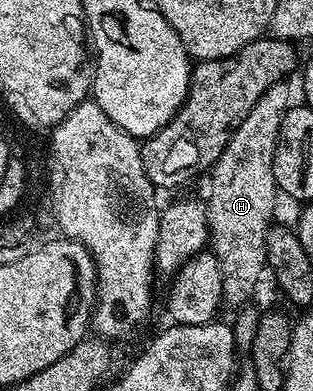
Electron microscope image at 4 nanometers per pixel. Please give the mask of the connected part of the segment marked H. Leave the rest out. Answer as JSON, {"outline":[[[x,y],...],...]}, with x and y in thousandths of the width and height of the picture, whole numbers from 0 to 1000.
{"outline":[[[911,207],[869,215],[818,266],[805,266],[805,286],[780,297],[760,330],[744,335],[735,363],[716,379],[716,389],[668,437],[671,506],[655,509],[658,560],[671,575],[668,637],[690,655],[690,665],[709,673],[709,770],[725,785],[757,788],[783,783],[802,770],[812,739],[837,711],[837,688],[853,688],[850,668],[850,596],[866,583],[875,547],[875,514],[895,506],[895,488],[875,458],[875,402],[882,399],[882,368],[895,317],[907,307],[914,284],[933,269],[927,230]]]}

